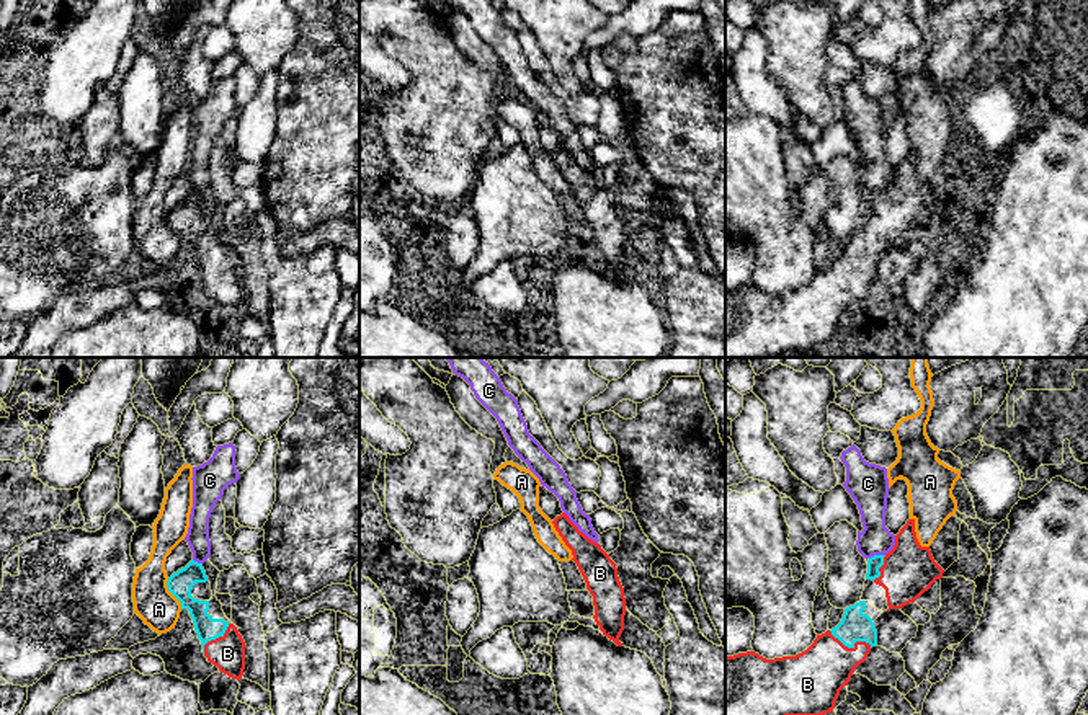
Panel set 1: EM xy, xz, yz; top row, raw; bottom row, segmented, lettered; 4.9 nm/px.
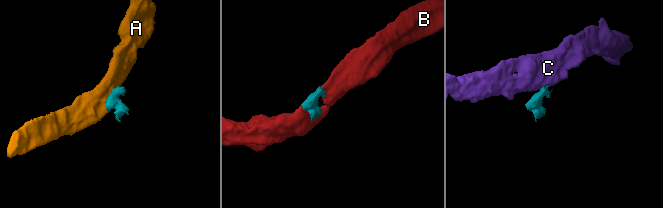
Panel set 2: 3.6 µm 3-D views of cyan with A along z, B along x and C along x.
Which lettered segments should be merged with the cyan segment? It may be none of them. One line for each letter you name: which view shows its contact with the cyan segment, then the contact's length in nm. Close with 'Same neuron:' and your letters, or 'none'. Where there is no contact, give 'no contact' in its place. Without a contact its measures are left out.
B: meets cyan in yz; contact 240 nm long
Same neuron: B

